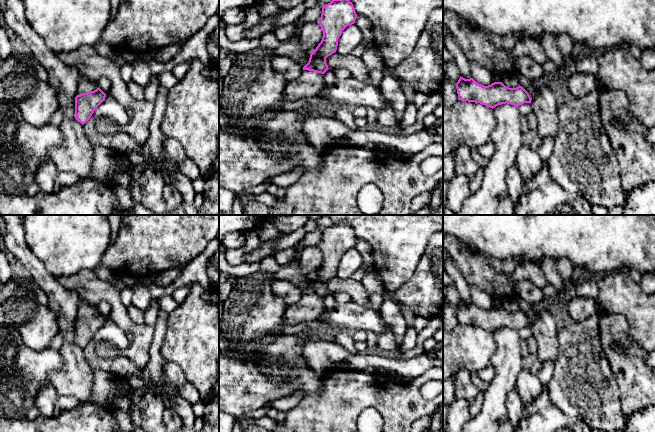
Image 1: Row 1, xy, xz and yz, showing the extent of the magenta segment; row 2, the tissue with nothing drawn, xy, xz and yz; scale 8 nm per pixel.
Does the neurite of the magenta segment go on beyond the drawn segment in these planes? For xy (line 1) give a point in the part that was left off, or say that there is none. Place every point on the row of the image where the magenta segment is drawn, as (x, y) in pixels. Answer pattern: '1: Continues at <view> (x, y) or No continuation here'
1: Continues at xy (84, 85)

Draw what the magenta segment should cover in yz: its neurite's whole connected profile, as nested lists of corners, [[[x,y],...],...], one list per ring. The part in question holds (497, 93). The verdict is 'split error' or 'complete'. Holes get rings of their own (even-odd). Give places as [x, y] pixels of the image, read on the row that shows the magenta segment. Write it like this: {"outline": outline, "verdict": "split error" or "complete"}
{"outline": [[[461,76],[455,85],[458,100],[480,103],[492,109],[506,103],[516,107],[524,103],[531,103],[538,90],[535,88],[527,92],[520,85],[516,88],[509,88],[502,82],[494,82],[484,86],[477,83],[473,78],[465,79]]], "verdict": "split error"}

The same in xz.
{"outline": [[[332,0],[322,6],[322,14],[317,21],[323,31],[321,42],[310,54],[301,75],[287,83],[281,102],[267,112],[283,111],[285,101],[307,99],[319,94],[326,86],[324,73],[329,69],[326,58],[336,52],[342,31],[354,24],[356,18],[354,6],[349,0]]], "verdict": "split error"}

